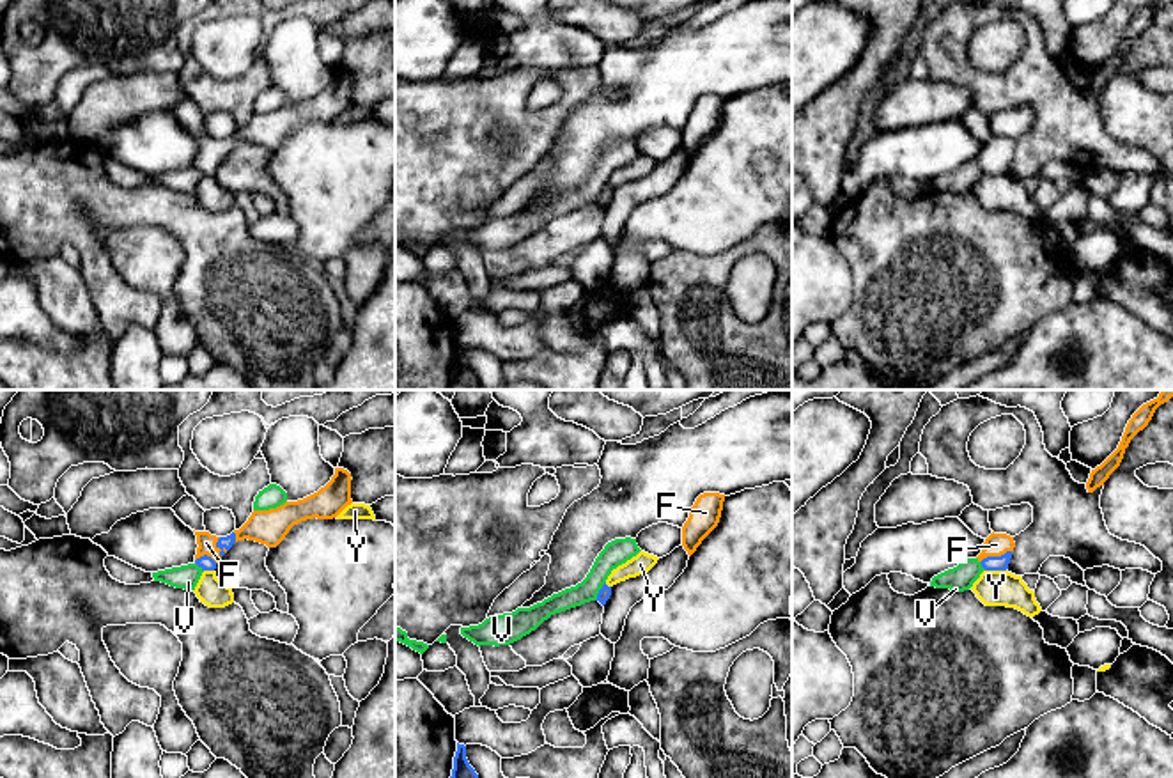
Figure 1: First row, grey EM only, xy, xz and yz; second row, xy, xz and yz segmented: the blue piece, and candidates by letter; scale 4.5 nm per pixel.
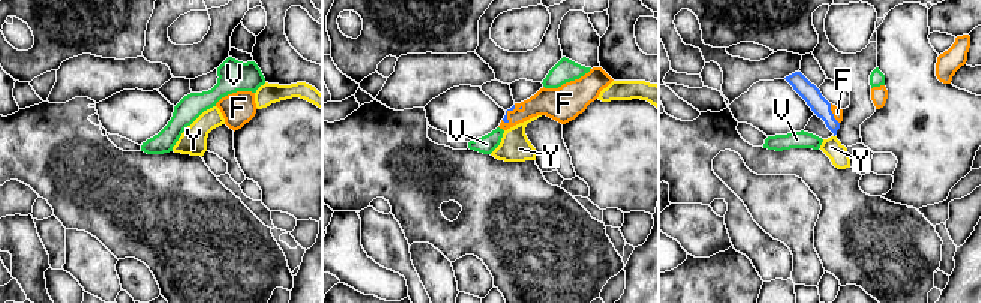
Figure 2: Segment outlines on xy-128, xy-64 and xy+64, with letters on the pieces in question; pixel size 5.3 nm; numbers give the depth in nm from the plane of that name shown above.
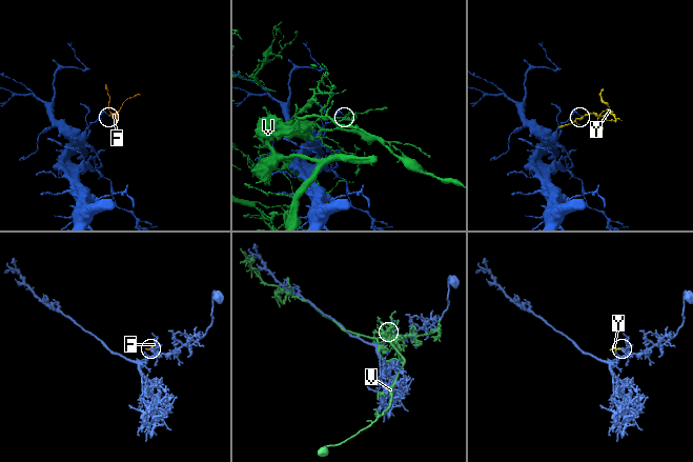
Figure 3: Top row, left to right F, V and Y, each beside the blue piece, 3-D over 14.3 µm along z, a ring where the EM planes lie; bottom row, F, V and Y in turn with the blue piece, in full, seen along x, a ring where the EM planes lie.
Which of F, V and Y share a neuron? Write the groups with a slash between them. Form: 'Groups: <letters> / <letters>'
Groups: F / V / Y

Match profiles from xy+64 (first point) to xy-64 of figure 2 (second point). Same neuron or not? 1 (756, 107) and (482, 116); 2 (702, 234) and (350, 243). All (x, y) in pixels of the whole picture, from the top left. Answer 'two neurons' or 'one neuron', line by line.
1: one neuron
2: two neurons

